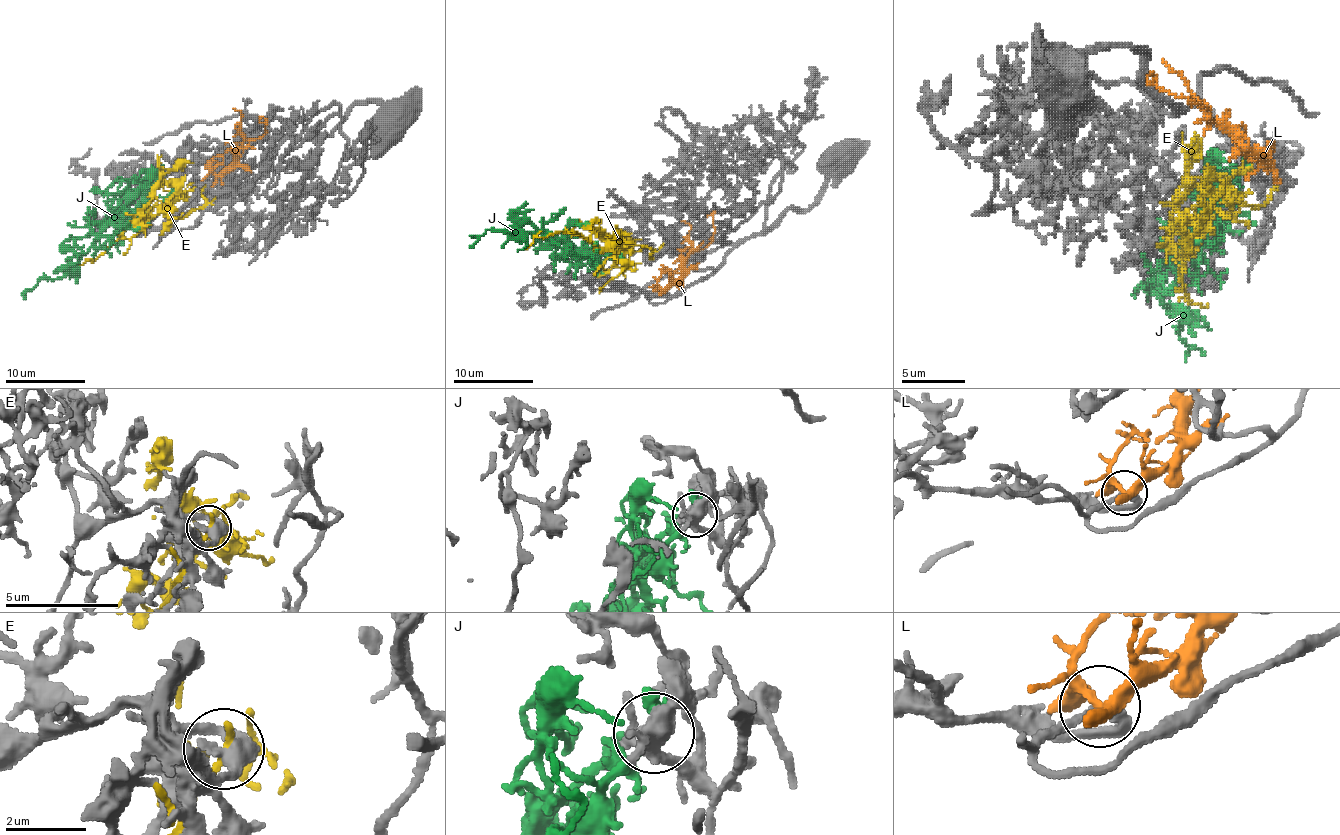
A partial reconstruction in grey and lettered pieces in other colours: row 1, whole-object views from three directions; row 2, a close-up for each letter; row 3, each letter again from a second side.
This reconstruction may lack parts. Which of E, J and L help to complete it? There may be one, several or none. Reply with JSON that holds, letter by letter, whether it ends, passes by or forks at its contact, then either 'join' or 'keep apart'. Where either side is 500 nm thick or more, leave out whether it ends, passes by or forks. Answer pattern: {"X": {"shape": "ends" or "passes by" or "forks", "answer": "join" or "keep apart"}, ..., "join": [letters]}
{"E": {"shape": "ends", "answer": "keep apart"}, "J": {"shape": "forks", "answer": "keep apart"}, "L": {"shape": "forks", "answer": "keep apart"}, "join": []}

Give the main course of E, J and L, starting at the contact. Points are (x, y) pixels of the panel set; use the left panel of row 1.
E: (201, 191), (205, 203), (183, 217), (161, 213), (143, 221), (155, 185), (167, 173), (193, 163)
J: (149, 177), (89, 249), (61, 277), (41, 279), (23, 295), (25, 299)
L: (215, 175), (223, 175), (243, 147), (267, 133), (263, 117)

